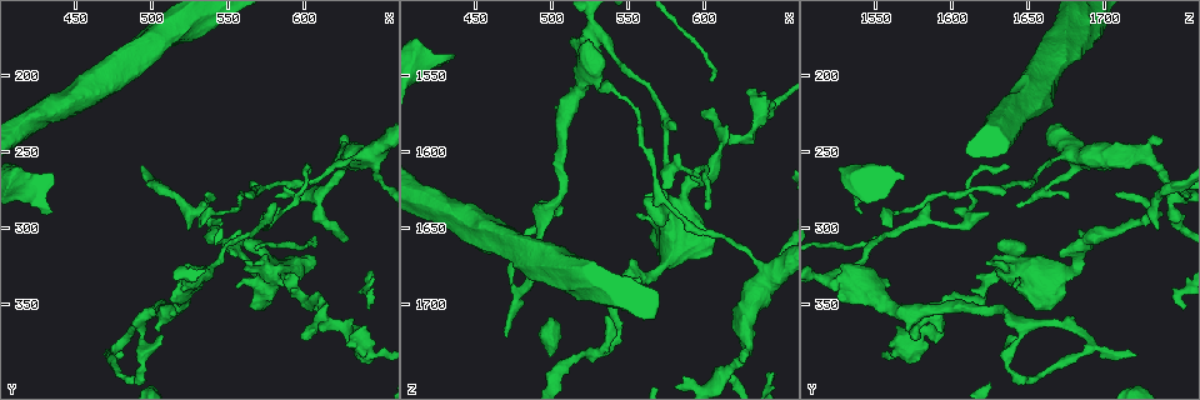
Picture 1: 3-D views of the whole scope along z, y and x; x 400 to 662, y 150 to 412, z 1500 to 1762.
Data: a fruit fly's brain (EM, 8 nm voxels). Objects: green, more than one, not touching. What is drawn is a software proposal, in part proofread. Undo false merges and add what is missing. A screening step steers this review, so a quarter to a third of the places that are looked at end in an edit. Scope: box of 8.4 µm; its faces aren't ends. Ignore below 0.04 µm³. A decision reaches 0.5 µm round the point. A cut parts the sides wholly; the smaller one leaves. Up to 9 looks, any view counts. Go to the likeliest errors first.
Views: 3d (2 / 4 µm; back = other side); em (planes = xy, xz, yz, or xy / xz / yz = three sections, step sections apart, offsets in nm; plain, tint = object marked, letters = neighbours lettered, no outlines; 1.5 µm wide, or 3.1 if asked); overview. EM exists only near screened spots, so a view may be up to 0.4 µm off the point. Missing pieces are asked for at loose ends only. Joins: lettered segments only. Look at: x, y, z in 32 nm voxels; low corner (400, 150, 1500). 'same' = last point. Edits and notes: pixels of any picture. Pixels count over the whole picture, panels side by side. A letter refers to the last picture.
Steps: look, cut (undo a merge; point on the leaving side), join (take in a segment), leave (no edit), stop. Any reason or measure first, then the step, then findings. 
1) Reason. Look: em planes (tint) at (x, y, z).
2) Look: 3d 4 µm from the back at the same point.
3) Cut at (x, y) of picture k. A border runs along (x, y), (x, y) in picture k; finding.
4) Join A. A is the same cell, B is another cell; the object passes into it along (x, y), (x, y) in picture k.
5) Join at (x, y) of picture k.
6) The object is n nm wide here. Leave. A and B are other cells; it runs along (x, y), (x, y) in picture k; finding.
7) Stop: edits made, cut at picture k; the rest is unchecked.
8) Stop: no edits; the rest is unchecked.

Free end. Look: 3d 4 µm from the back at (470, 384, 1718).

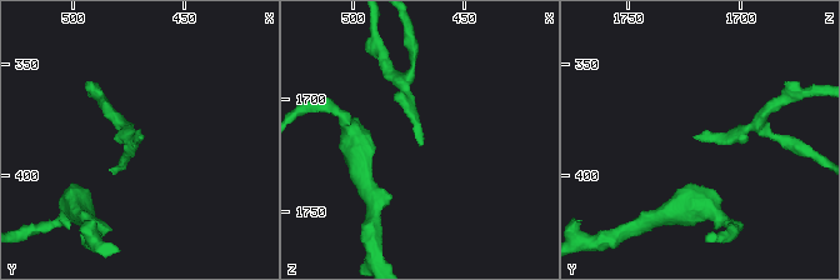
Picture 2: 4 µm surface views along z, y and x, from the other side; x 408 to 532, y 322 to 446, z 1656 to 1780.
Look: em xz step 4 (letters) at (471, 383, 1719).

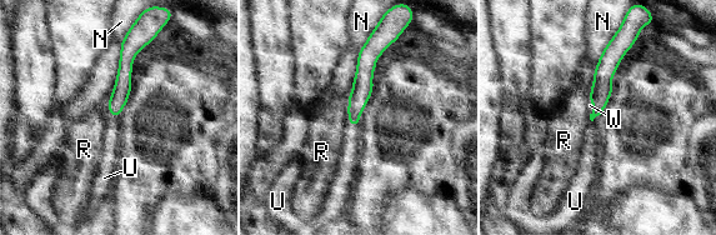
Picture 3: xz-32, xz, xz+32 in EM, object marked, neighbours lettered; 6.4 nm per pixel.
Look: em planes (letters) at the same point.

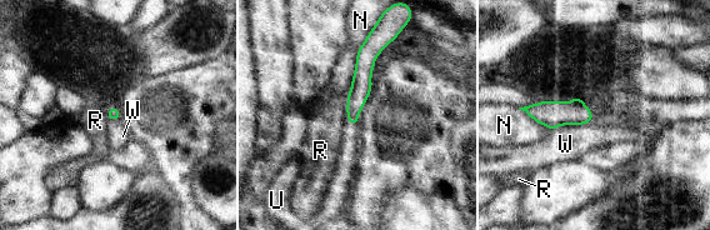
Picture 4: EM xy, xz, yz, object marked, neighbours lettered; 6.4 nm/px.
Join U. U is the same cell, N, R and W are other cells; the object passes into it along (361, 86), (353, 124), (348, 155) in picture 4; the neuron continues.

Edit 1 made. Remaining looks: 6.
An open end. Look: 3d 4 µm at (624, 244, 1738).

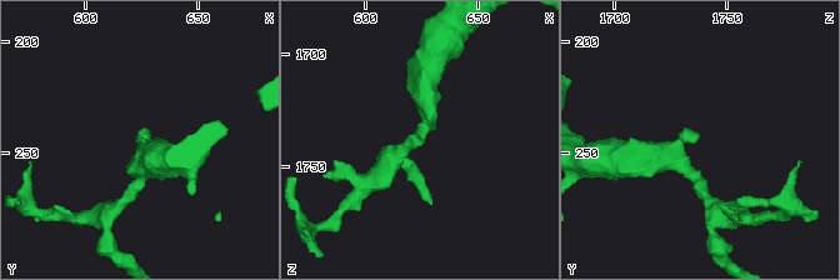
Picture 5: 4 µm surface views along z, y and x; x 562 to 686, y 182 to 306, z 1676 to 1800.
Look: em yz step 8 (letters) at (625, 243, 1737).

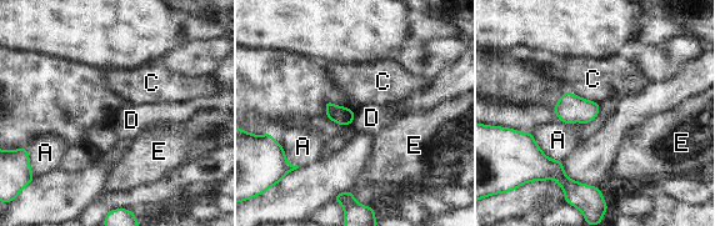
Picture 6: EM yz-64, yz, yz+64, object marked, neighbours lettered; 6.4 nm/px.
Look: em planes (letters) at the same point.

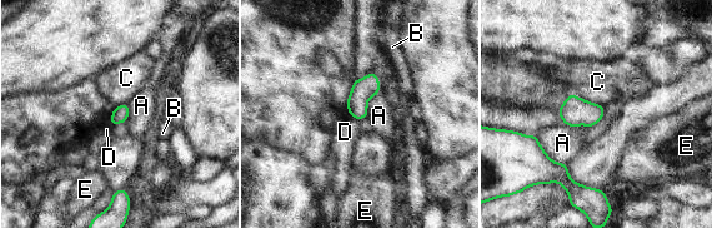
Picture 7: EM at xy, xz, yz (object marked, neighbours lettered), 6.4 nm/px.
Leave. A, B, C, D and E are other cells; a border runs along (350, 115), (357, 120) in picture 7; no lettered segment goes on from it.

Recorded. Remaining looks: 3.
Free end. Look: em planes (letters) at (432, 292, 1542).

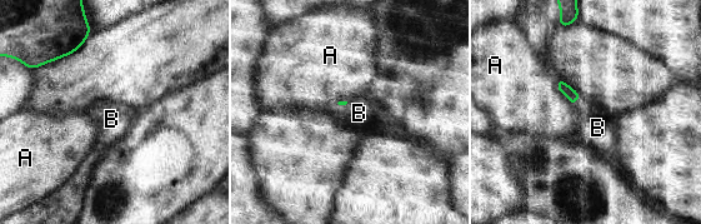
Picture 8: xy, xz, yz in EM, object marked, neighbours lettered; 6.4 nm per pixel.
Join B. B is the same cell, A is another cell; the object passes into it along (571, 94), (576, 100), (597, 128) in picture 8; the neuron continues.

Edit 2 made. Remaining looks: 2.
Stop: edits made, join at picture 4, join at picture 8; the rest is unchecked.

